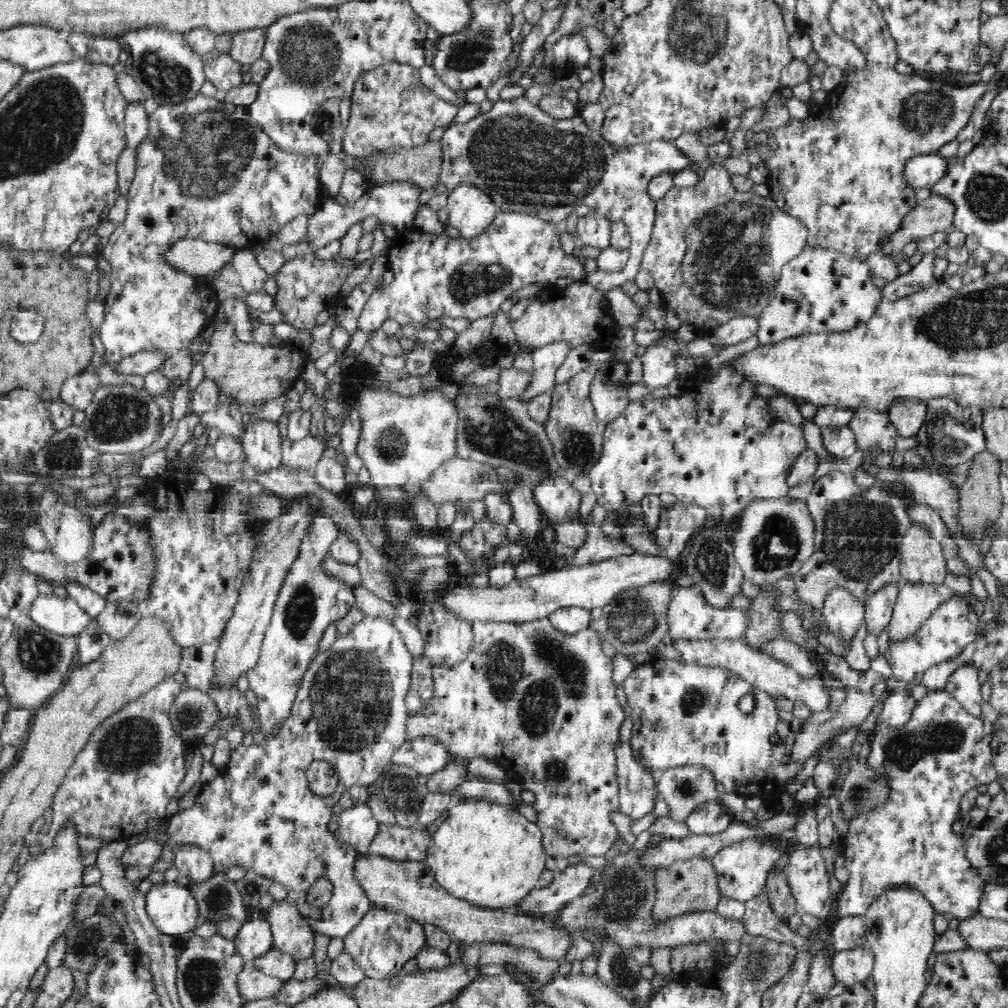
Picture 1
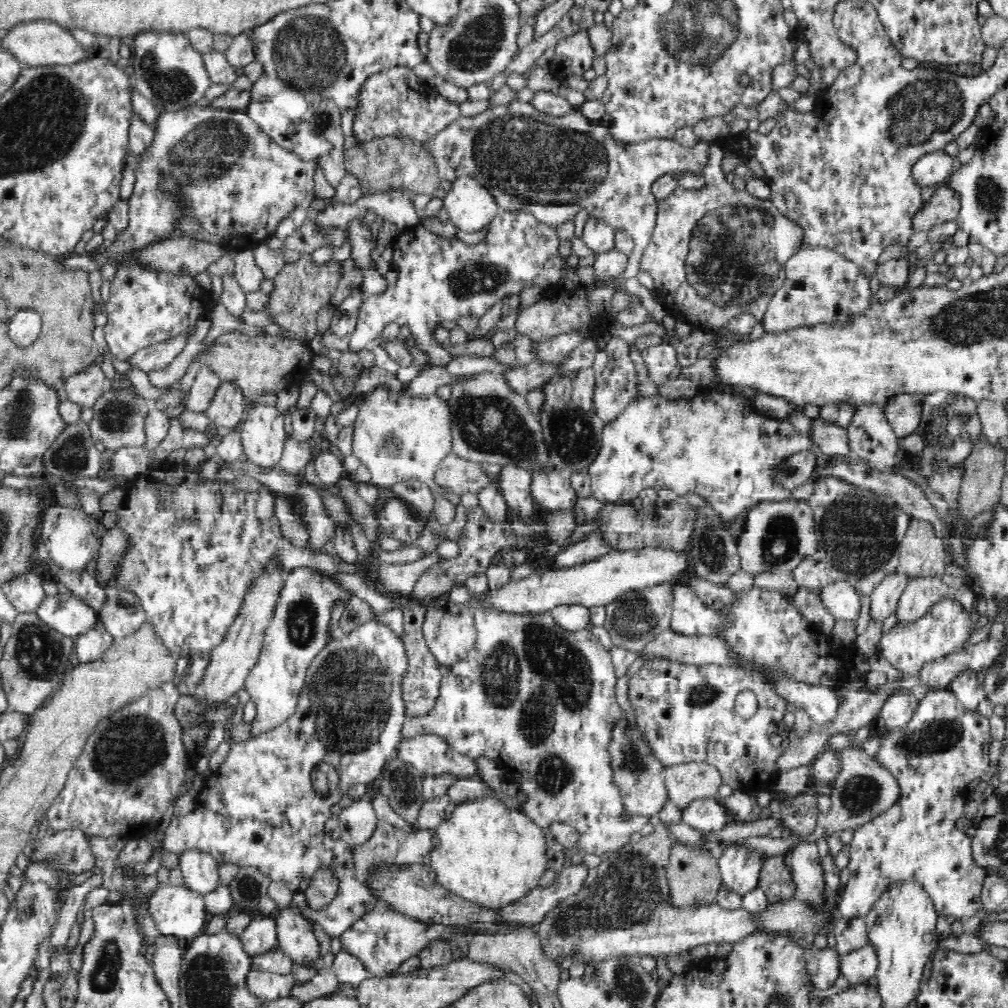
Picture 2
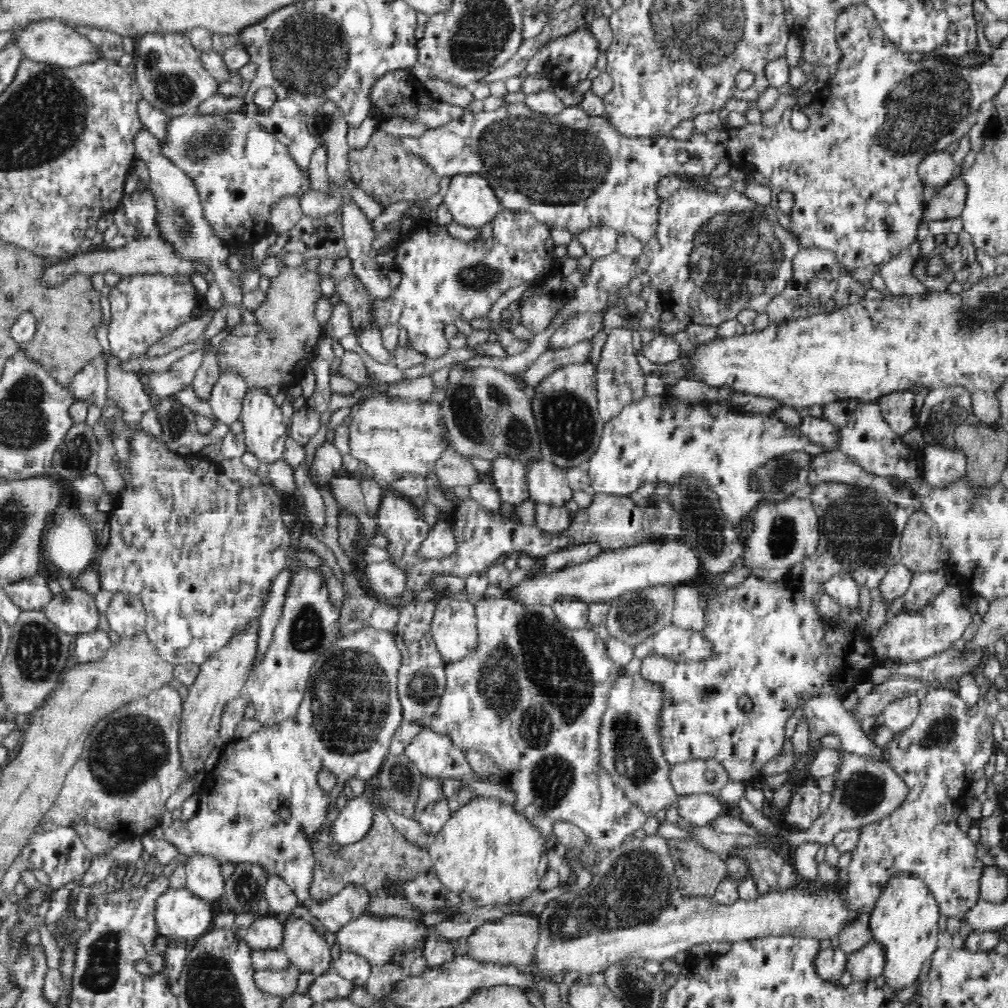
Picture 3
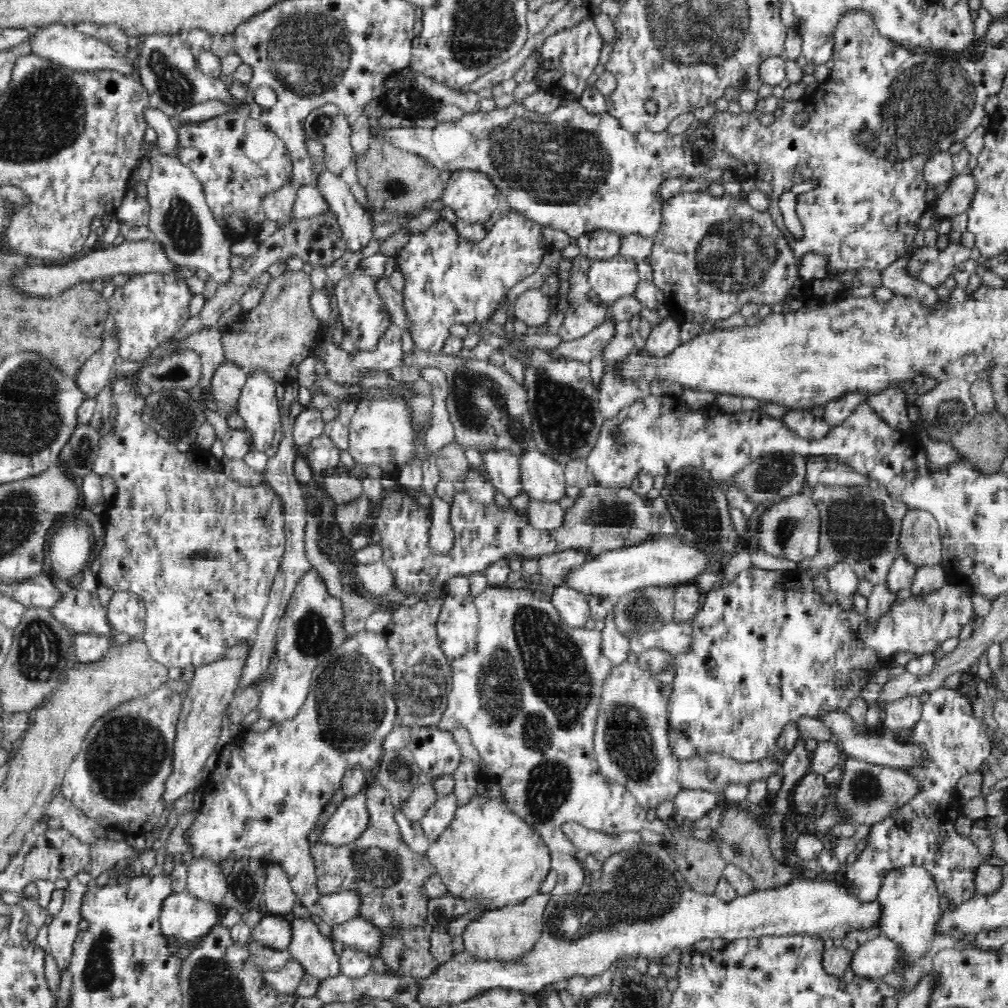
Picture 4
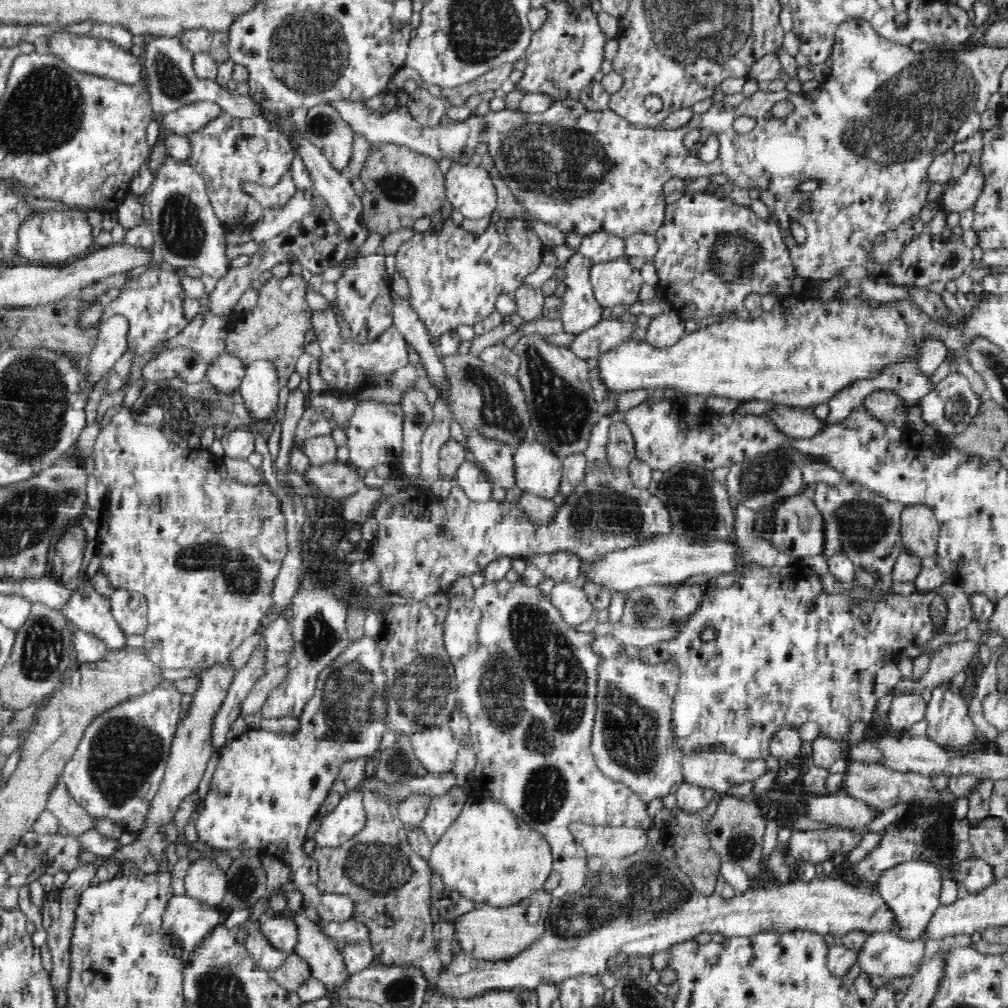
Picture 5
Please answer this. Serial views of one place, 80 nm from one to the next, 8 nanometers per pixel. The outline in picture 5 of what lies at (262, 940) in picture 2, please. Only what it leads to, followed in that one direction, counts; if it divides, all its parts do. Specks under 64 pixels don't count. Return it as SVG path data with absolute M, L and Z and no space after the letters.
M277 916L262 923L262 933L284 953L294 953L298 946L298 926L291 916Z

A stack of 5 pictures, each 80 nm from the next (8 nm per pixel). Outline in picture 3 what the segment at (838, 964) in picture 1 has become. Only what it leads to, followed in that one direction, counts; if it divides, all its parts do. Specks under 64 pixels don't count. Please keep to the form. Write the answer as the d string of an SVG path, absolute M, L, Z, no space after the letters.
M870 940L860 950L848 953L846 970L854 982L882 976L884 968L886 968L886 947L880 941Z

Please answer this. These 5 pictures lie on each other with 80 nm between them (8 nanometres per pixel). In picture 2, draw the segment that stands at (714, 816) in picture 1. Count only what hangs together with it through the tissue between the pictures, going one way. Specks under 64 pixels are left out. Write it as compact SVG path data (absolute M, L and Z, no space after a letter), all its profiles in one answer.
M715 797L695 798L680 811L684 822L706 833L720 830L732 821L728 810Z

